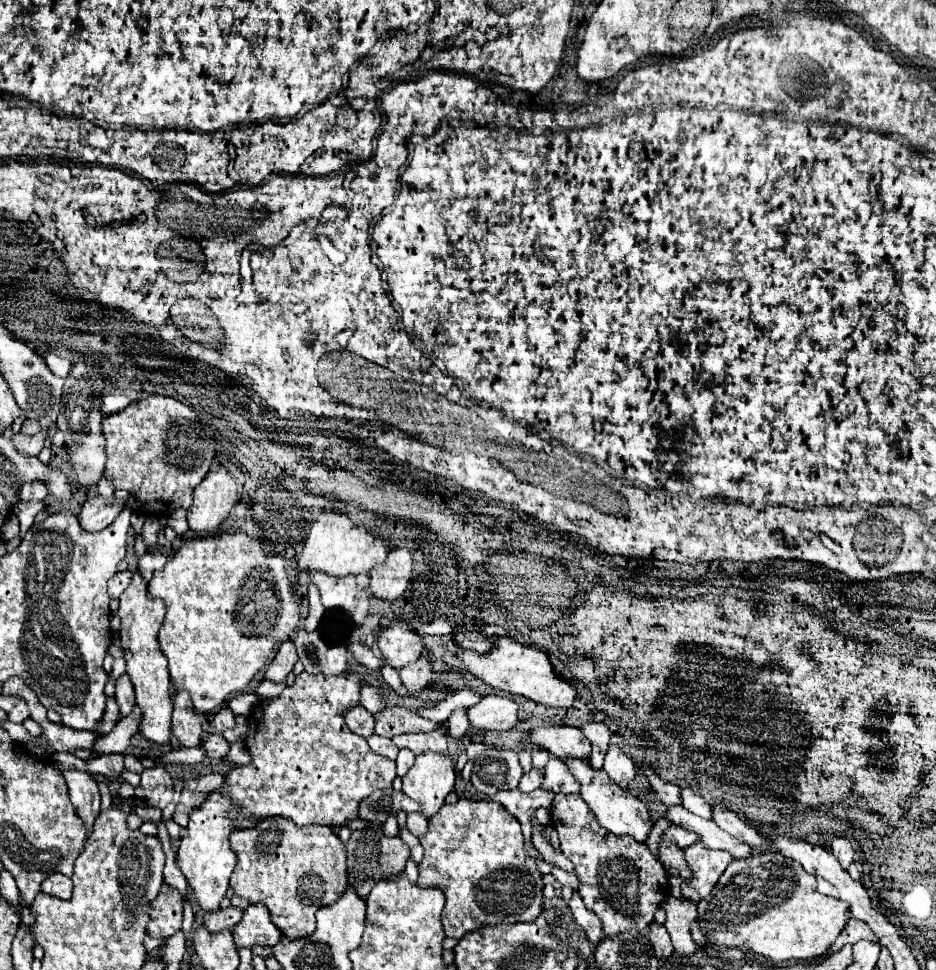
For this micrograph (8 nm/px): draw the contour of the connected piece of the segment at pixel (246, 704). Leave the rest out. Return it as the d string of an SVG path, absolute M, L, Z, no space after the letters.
M234 695L230 701L228 701L228 709L232 709L232 713L236 715L244 715L248 717L252 713L252 707L258 705L258 697L256 695Z

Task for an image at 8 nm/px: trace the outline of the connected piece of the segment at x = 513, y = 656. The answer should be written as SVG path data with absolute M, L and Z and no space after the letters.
M508 635L496 637L494 643L496 643L494 649L486 655L480 655L476 651L466 651L466 649L452 649L452 651L474 677L482 679L490 687L502 689L502 691L512 693L512 695L522 695L526 699L532 699L532 701L548 705L548 707L568 709L574 703L574 697L578 693L576 687L556 675L554 667L550 665L550 659L544 651L522 645Z

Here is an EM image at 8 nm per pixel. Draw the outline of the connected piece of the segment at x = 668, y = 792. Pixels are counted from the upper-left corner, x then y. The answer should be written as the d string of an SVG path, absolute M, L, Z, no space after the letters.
M644 761L642 767L644 767L644 773L646 773L646 777L648 777L652 789L656 791L658 799L660 799L664 805L668 805L668 807L680 805L680 793L678 793L678 787L672 785L672 783L668 783L668 781L662 781L662 779L652 771L652 767L650 767L646 761Z

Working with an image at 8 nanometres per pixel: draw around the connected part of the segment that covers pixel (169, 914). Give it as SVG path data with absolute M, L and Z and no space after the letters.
M162 889L150 905L148 935L150 937L170 937L182 929L182 895L178 889Z

